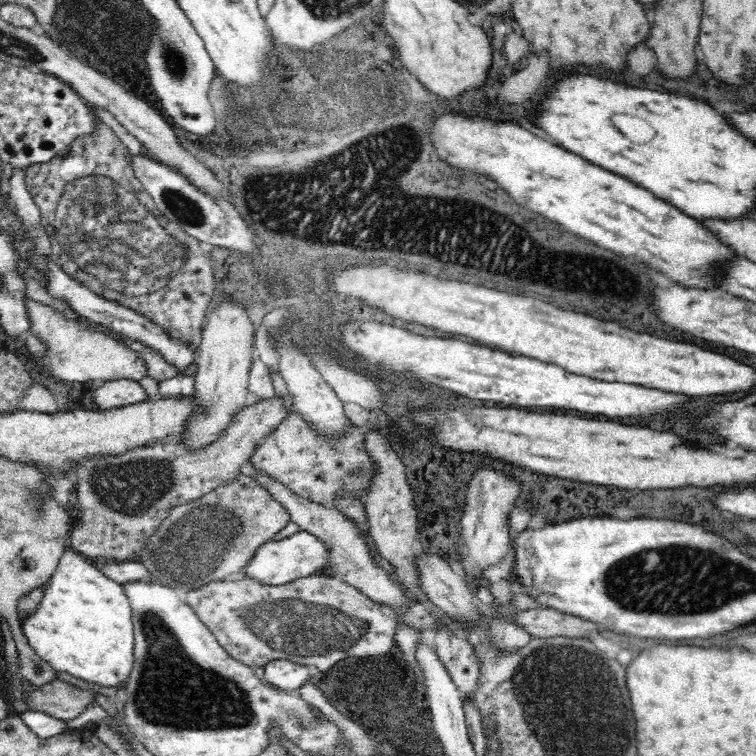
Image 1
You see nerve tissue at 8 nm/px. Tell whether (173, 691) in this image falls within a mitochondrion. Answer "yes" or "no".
yes

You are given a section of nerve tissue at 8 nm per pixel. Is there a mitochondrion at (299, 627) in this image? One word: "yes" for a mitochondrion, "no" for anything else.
yes

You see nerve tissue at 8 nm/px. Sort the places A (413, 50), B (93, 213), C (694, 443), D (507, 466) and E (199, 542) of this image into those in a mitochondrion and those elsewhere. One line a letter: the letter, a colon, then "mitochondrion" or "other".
A: other
B: mitochondrion
C: other
D: other
E: mitochondrion

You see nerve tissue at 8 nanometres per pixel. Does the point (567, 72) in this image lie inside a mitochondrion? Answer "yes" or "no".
no

